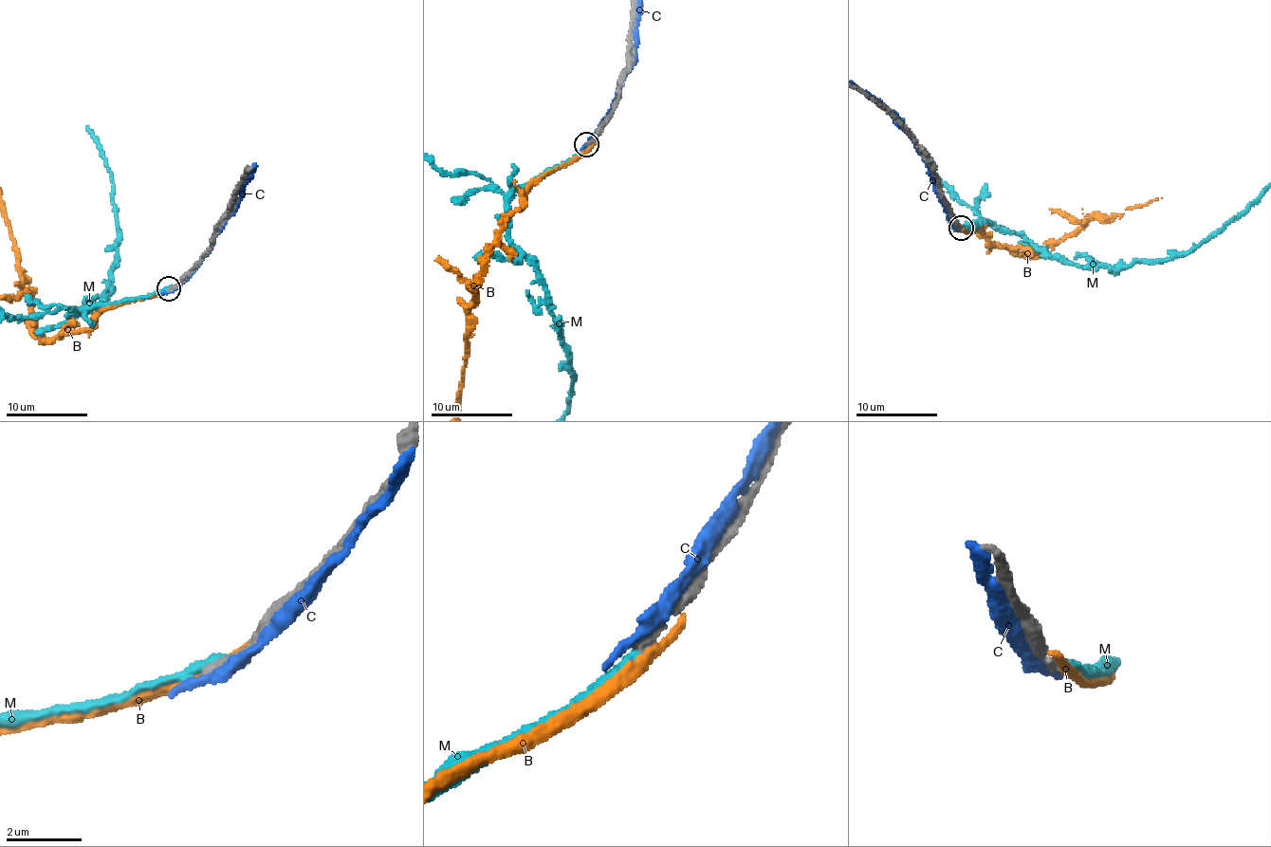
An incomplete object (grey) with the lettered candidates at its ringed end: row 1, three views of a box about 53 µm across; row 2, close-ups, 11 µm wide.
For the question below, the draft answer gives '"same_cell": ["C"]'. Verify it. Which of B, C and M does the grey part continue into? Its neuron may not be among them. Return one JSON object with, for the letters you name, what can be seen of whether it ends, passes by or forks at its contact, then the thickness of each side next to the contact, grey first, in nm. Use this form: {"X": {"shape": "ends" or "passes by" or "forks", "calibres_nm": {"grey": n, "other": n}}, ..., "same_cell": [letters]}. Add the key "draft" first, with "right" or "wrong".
{"draft": "wrong", "same_cell": []}

